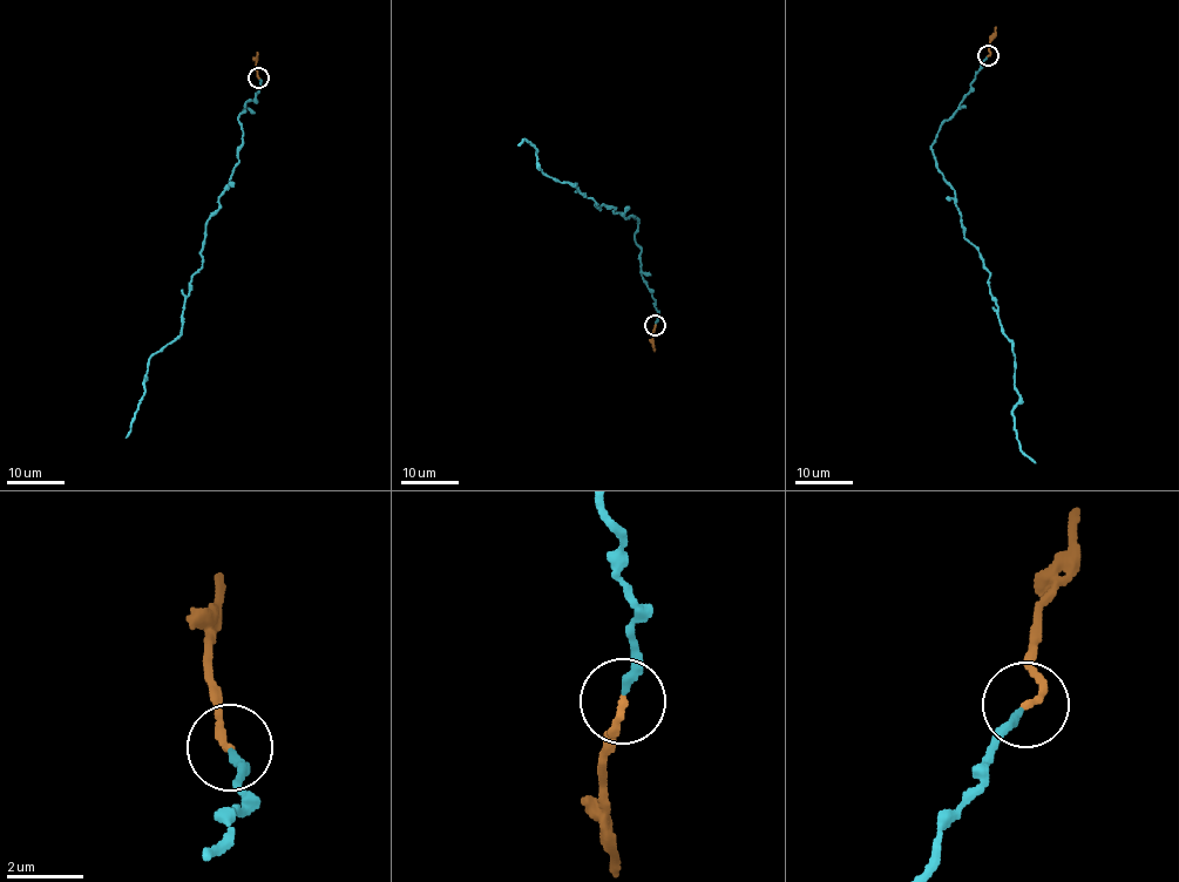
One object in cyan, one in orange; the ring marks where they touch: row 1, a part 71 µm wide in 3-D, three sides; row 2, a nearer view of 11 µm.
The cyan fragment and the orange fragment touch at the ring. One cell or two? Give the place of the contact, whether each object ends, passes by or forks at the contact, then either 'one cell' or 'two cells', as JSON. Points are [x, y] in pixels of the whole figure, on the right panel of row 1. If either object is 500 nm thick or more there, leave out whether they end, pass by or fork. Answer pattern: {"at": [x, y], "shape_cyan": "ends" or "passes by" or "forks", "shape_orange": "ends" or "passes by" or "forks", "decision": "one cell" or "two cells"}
{"at": [988, 55], "shape_cyan": "ends", "shape_orange": "ends", "decision": "one cell"}

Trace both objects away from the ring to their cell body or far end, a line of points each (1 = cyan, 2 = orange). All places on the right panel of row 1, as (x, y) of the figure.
1: (987, 56), (932, 153), (1013, 344), (1014, 426), (1035, 462)
2: (988, 56), (995, 27)

